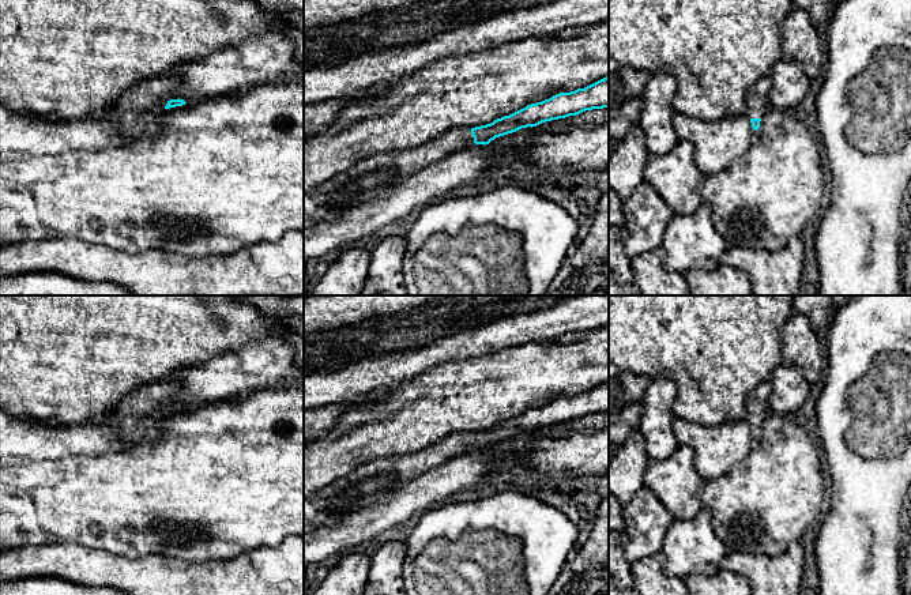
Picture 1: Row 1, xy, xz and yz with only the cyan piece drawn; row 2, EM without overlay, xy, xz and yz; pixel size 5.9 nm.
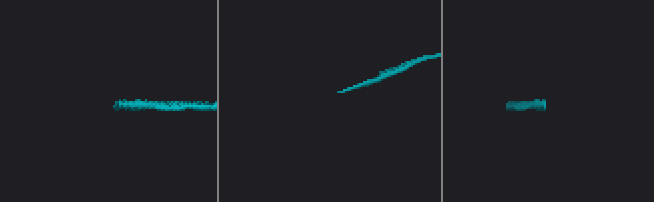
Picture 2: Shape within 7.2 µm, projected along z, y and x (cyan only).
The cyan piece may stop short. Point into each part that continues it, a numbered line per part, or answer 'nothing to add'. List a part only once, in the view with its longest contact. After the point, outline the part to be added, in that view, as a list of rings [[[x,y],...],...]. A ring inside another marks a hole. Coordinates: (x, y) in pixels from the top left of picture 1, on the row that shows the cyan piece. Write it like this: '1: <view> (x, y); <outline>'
1: xz (364, 181); [[[453,128],[415,148],[369,155],[317,187],[304,191],[304,227],[339,218],[473,143],[471,128]]]

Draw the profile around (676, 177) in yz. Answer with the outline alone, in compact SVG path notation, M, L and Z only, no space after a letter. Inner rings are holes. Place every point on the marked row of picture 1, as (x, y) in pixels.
M689 140L663 157L651 155L644 166L644 181L650 182L674 214L693 214L703 203L700 181L703 173L694 162L694 148Z

